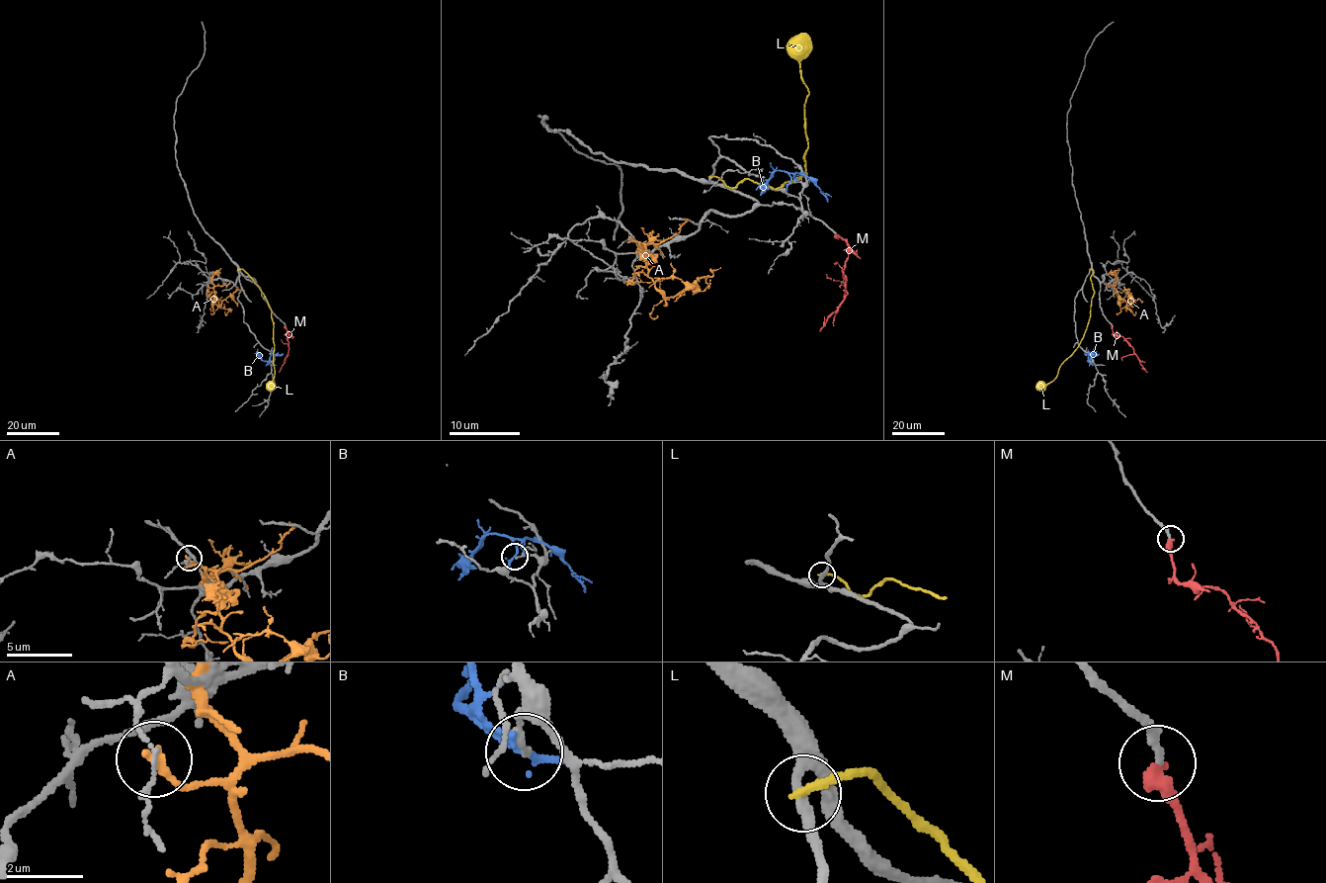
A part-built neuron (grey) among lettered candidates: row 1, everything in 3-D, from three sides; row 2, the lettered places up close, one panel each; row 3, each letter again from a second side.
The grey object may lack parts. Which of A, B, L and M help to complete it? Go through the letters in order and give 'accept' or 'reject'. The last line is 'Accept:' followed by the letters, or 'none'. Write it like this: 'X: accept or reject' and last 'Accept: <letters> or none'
A: reject
B: reject
L: reject
M: accept
Accept: M

